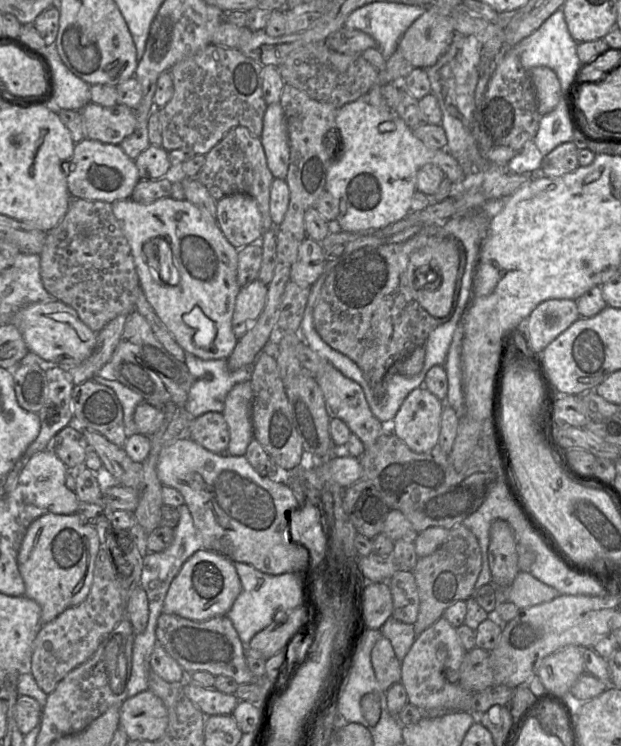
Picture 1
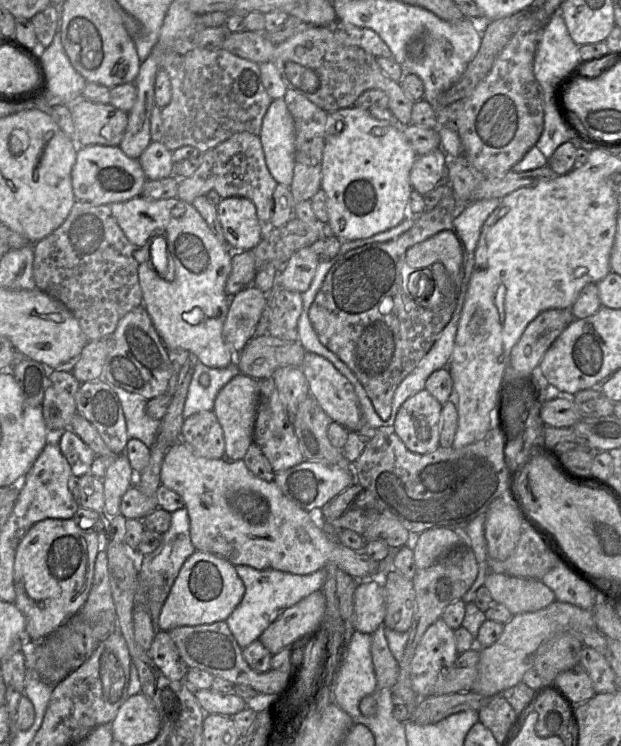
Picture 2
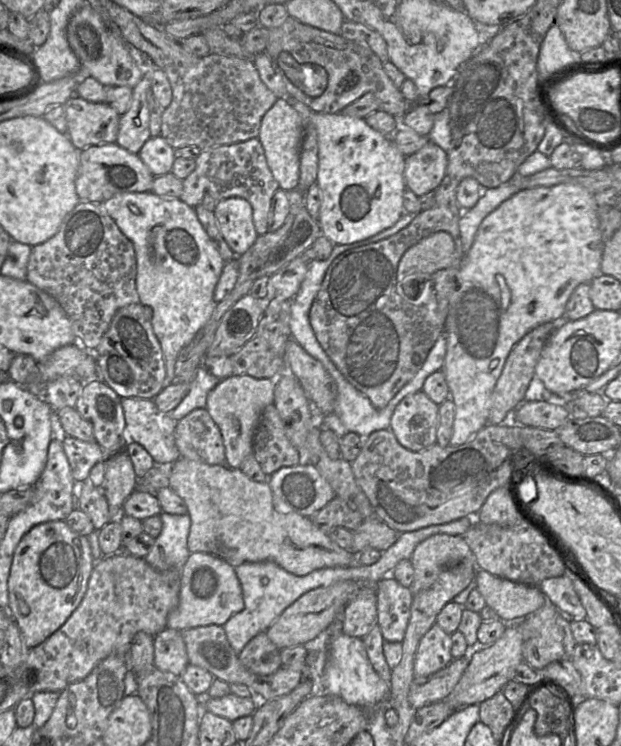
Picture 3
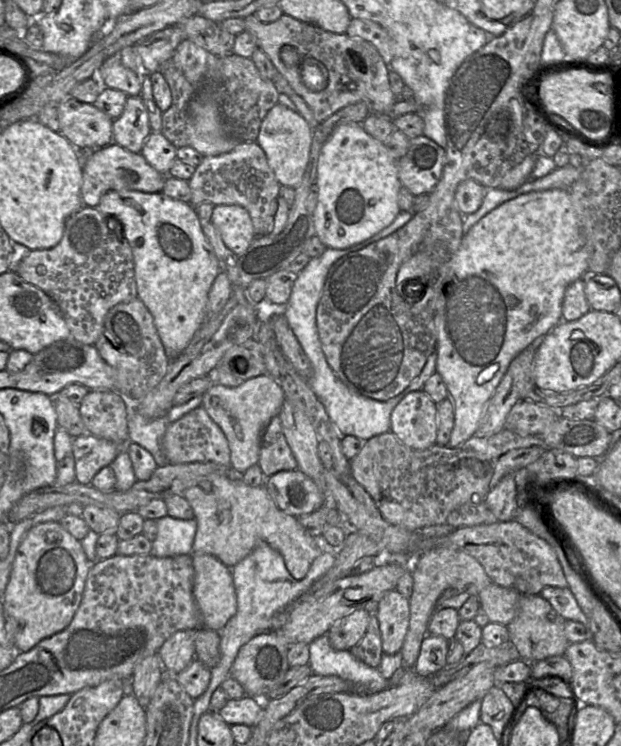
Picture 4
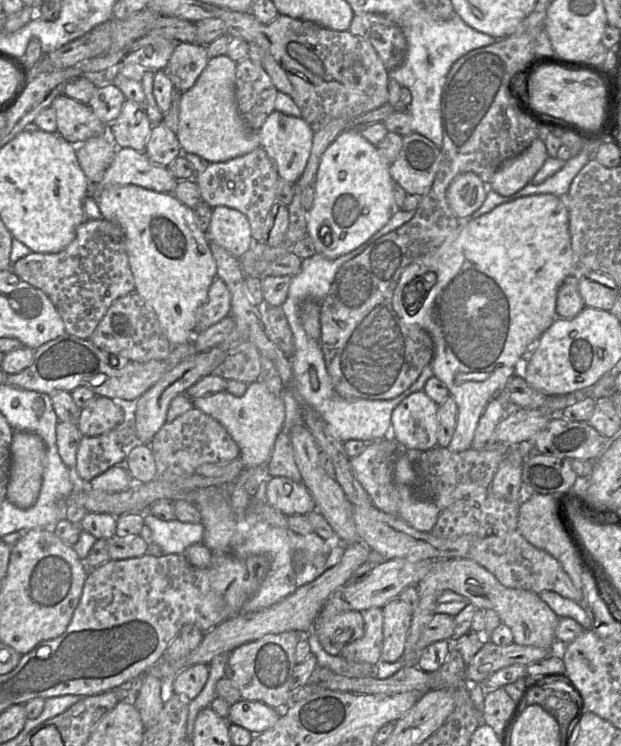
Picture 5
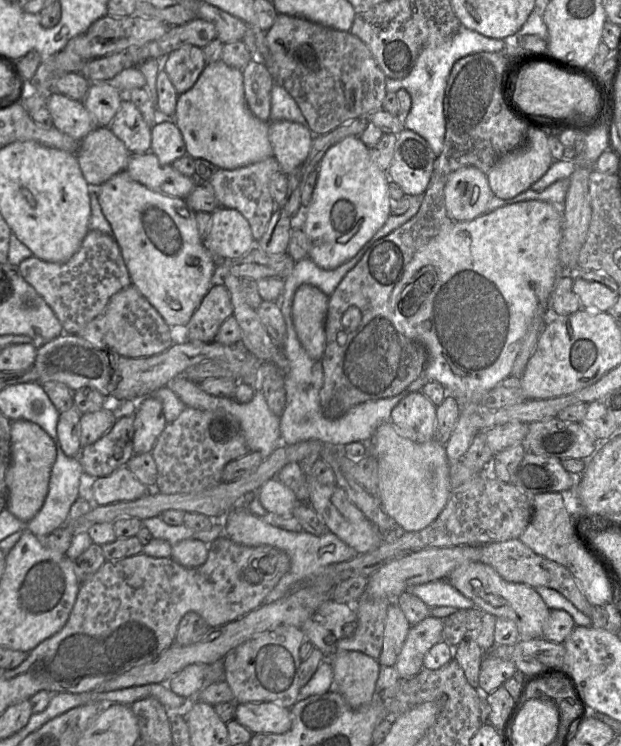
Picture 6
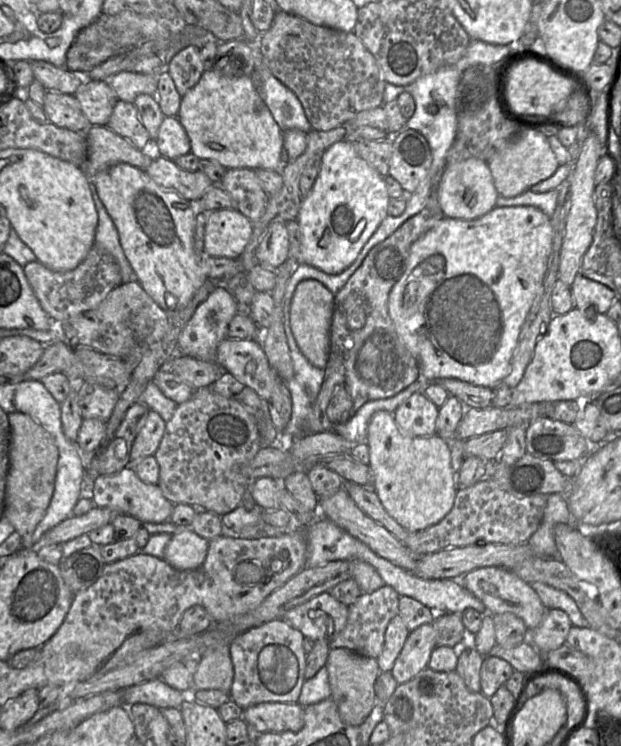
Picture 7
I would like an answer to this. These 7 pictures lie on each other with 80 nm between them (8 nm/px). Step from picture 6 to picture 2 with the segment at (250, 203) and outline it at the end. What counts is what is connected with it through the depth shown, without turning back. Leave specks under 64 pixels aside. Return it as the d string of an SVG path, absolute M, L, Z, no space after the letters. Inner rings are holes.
M250 132L233 134L216 147L201 154L201 164L195 173L187 178L178 178L177 198L192 203L198 196L206 196L210 190L215 190L220 197L245 197L253 201L261 227L262 238L269 236L274 229L272 214L273 193L278 185L271 175L265 160L264 150L258 135Z

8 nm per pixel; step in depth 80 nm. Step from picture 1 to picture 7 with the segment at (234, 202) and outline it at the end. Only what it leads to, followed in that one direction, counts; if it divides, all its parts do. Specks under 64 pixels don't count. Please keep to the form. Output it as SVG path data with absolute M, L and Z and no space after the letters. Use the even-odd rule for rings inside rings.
M237 209L211 211L204 230L204 254L237 259L249 243L252 232L253 223Z

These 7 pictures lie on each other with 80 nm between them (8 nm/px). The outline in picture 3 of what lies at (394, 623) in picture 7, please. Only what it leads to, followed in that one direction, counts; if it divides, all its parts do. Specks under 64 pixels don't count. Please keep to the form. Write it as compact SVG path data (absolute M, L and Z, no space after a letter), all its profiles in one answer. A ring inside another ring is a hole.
M390 574L376 584L377 618L383 639L403 642L411 616L413 594Z

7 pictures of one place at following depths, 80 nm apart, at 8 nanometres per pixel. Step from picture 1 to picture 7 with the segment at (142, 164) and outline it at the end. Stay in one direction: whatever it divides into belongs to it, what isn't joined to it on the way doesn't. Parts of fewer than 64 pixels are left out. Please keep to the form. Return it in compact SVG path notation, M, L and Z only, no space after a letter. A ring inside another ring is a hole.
M164 117L149 151L169 160L191 152L189 137L177 117Z

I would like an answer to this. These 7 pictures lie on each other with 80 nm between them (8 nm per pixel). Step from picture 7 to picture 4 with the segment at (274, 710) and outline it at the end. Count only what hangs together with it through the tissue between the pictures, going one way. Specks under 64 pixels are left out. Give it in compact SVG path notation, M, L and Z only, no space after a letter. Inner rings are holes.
M252 696L241 699L230 699L217 714L230 726L244 724L256 726L262 718L263 704L258 703Z

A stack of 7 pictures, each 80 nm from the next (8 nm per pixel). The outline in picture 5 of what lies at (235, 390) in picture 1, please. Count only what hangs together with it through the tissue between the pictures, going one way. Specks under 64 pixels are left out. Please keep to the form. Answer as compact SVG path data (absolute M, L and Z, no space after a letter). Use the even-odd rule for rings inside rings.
M257 380L248 384L241 397L223 391L192 400L194 408L217 420L236 442L240 450L239 459L245 469L266 465L277 435L283 429L285 406L282 396L272 394L260 380Z

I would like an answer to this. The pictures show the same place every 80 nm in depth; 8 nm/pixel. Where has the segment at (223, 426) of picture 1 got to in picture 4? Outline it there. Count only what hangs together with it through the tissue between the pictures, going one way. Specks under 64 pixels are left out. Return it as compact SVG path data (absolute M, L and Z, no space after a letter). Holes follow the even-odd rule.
M201 406L168 424L162 439L162 450L169 464L204 462L213 462L222 466L229 466L230 464L228 441L221 428Z

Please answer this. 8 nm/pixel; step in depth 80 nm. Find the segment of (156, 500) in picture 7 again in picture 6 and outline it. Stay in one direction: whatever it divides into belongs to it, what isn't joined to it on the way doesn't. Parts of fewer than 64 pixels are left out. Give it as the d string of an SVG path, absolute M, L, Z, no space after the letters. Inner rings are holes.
M127 466L118 468L106 477L95 478L91 482L93 502L98 506L133 501L151 491L133 475Z

